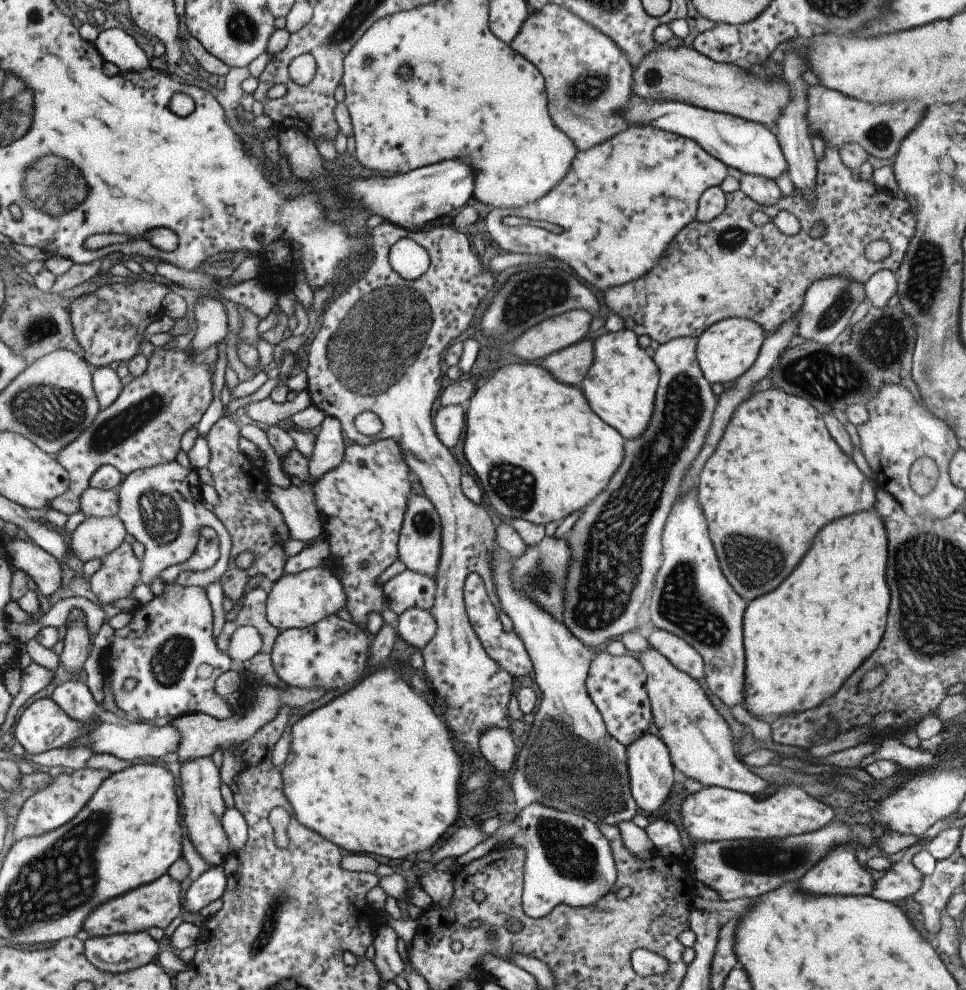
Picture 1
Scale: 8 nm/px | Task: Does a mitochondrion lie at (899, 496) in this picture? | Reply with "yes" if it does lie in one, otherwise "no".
no

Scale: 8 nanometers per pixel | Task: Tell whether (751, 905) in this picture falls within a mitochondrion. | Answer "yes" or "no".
no

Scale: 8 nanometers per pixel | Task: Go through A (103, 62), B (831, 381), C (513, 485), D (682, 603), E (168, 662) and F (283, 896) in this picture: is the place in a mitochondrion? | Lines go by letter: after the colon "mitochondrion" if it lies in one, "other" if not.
A: other
B: mitochondrion
C: mitochondrion
D: mitochondrion
E: mitochondrion
F: mitochondrion

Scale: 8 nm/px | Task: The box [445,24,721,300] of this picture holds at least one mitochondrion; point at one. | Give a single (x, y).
(587, 89)

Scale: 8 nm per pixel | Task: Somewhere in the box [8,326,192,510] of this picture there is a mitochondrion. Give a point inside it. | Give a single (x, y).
(119, 427)

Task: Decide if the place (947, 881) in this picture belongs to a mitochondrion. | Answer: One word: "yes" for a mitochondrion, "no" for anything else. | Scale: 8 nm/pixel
no

